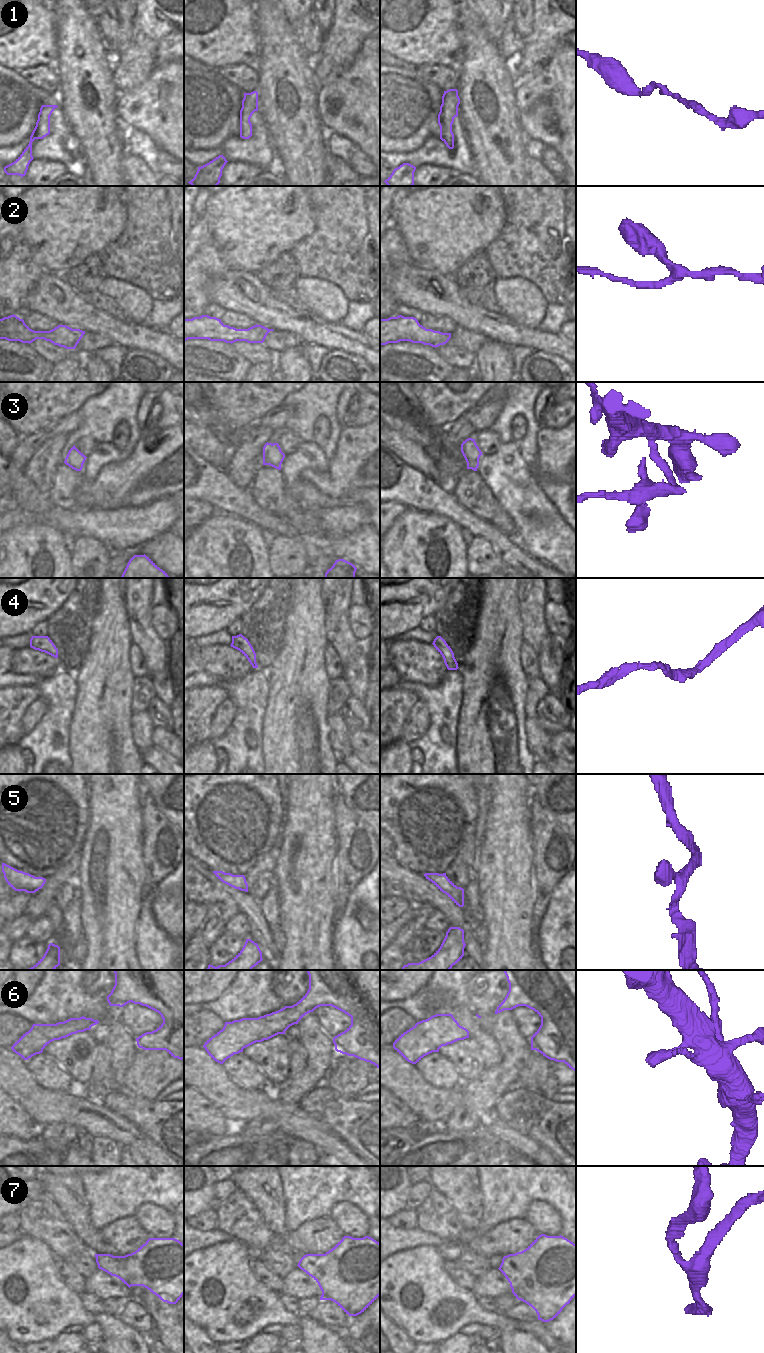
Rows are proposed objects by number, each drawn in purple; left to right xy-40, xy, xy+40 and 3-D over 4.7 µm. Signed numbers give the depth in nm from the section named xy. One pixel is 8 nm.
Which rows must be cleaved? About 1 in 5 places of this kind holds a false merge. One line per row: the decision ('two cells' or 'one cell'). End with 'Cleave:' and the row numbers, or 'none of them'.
1: one cell
2: one cell
3: two cells
4: one cell
5: one cell
6: one cell
7: one cell
Cleave: 3

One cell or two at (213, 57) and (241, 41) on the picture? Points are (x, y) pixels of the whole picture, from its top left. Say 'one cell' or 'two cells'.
one cell

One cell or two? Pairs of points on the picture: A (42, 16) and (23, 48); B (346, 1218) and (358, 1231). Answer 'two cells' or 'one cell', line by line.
A: one cell
B: one cell

